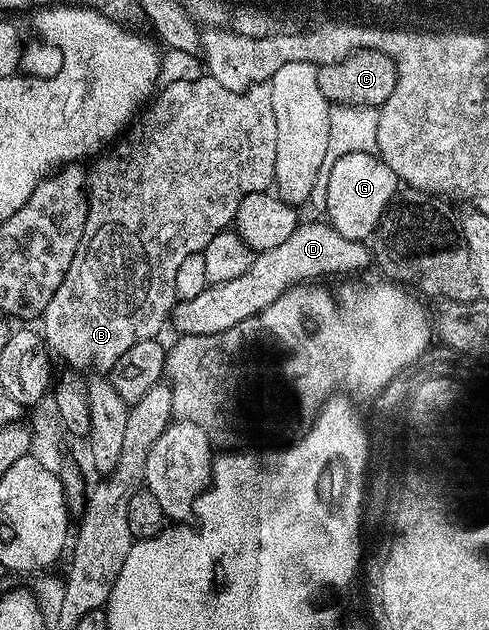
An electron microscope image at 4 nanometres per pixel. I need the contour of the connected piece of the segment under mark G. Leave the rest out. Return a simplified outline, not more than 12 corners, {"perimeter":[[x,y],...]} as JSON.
{"perimeter":[[376,153],[342,155],[322,185],[327,224],[367,242],[397,196]]}

